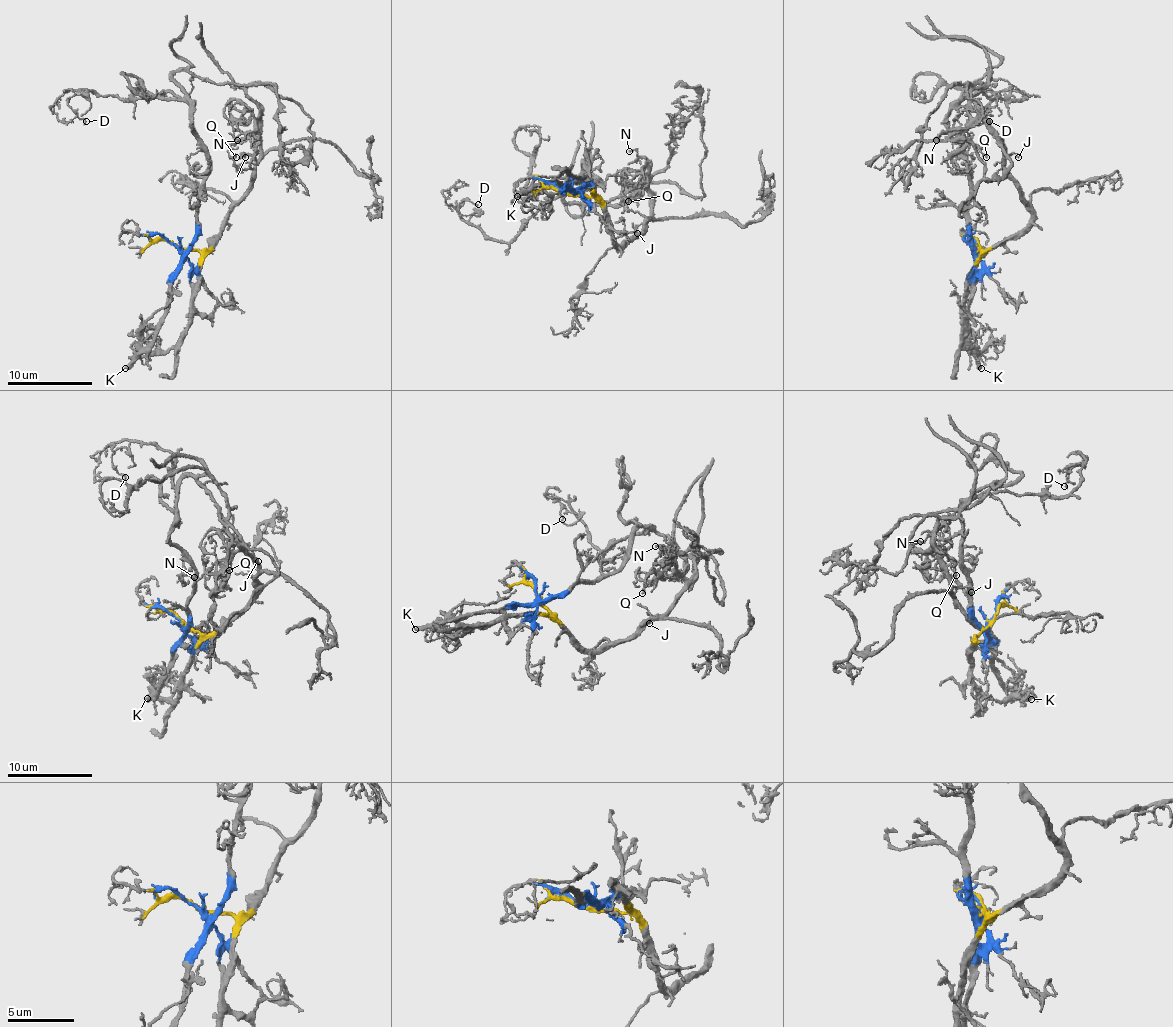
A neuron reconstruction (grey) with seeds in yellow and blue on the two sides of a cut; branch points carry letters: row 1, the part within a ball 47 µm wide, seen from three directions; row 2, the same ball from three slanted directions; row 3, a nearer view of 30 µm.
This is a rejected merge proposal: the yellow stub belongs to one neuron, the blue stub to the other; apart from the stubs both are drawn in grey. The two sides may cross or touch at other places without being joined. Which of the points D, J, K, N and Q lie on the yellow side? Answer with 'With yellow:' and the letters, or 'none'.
With yellow: J, N, Q

